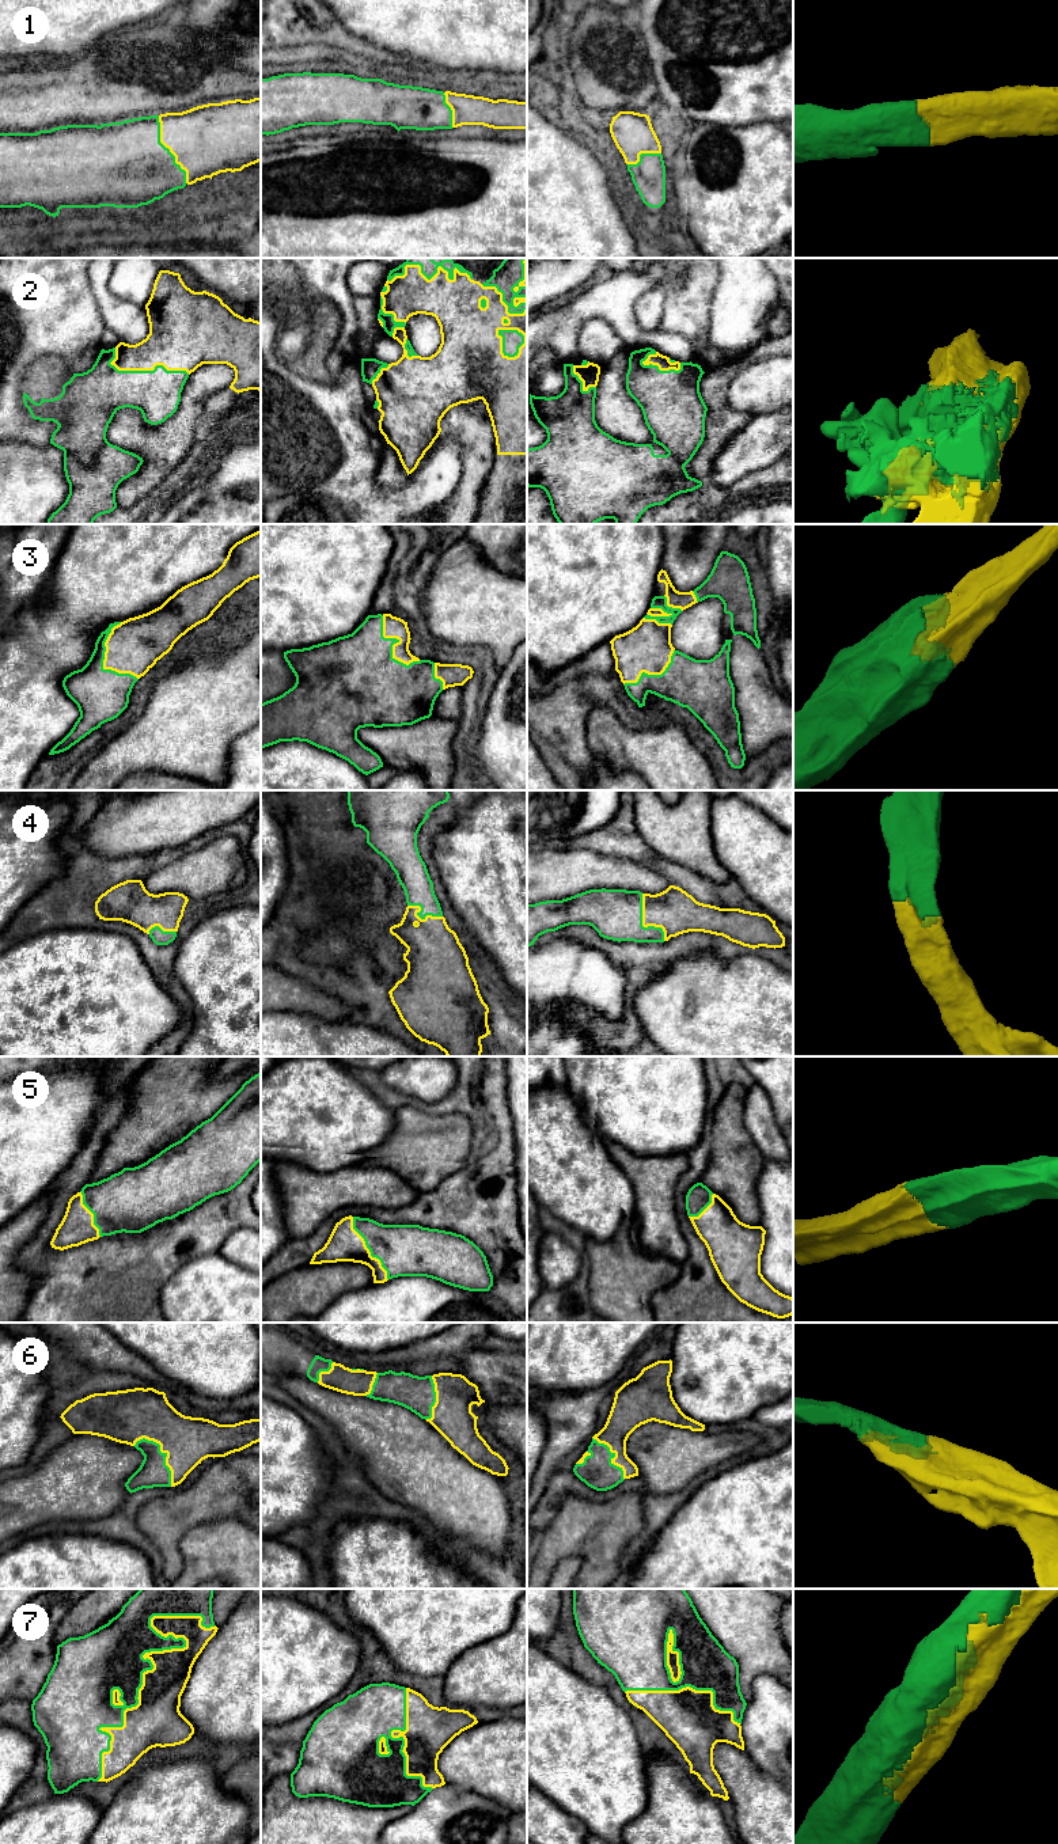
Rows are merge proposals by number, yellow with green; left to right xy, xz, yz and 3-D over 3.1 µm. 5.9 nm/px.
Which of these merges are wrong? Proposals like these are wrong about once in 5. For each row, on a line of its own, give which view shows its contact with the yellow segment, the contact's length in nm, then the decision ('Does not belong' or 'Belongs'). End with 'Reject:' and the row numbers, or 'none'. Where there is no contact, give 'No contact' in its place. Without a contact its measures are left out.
1: Touches yellow in xy. Shared border 440 nm. Belongs
2: Touches yellow in xy. Shared border 480 nm. Belongs
3: Touches yellow in xz. Shared border 360 nm. Belongs
4: Touches yellow in yz. Shared border 320 nm. Belongs
5: Touches yellow in xz. Shared border 440 nm. Belongs
6: Touches yellow in xy. Shared border 340 nm. Belongs
7: Touches yellow in xy. Shared border 1150 nm. Belongs
Reject: none

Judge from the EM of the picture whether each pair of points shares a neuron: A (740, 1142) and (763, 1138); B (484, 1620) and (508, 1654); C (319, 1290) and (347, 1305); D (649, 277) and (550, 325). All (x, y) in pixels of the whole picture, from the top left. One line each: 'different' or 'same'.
A: different
B: different
C: different
D: same

